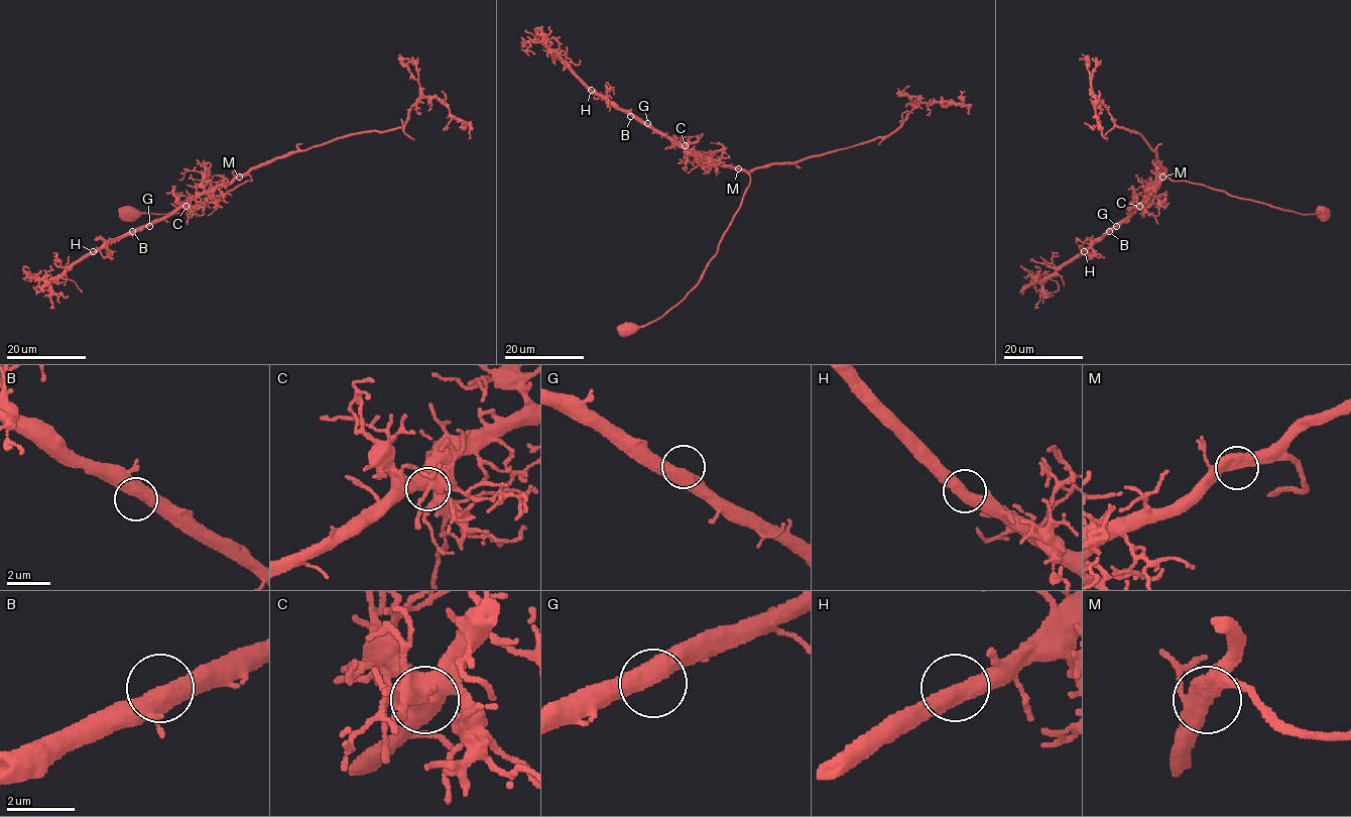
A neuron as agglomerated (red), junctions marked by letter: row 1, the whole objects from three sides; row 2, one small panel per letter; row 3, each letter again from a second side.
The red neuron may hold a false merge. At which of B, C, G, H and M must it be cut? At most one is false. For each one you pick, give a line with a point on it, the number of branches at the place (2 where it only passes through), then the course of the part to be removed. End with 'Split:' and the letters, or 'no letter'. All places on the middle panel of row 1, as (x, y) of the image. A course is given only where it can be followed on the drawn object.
Split: no letter

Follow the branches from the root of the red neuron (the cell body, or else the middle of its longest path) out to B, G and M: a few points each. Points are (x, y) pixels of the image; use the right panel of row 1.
B: (1322, 213), (1297, 214), (1233, 197), (1201, 184), (1171, 180), (1163, 174), (1139, 206), (1109, 231)
G: (1322, 213), (1297, 214), (1233, 197), (1201, 184), (1171, 180), (1163, 174), (1139, 206), (1116, 226)
M: (1322, 213), (1297, 214), (1233, 197), (1201, 184), (1171, 180), (1165, 174), (1161, 177)

